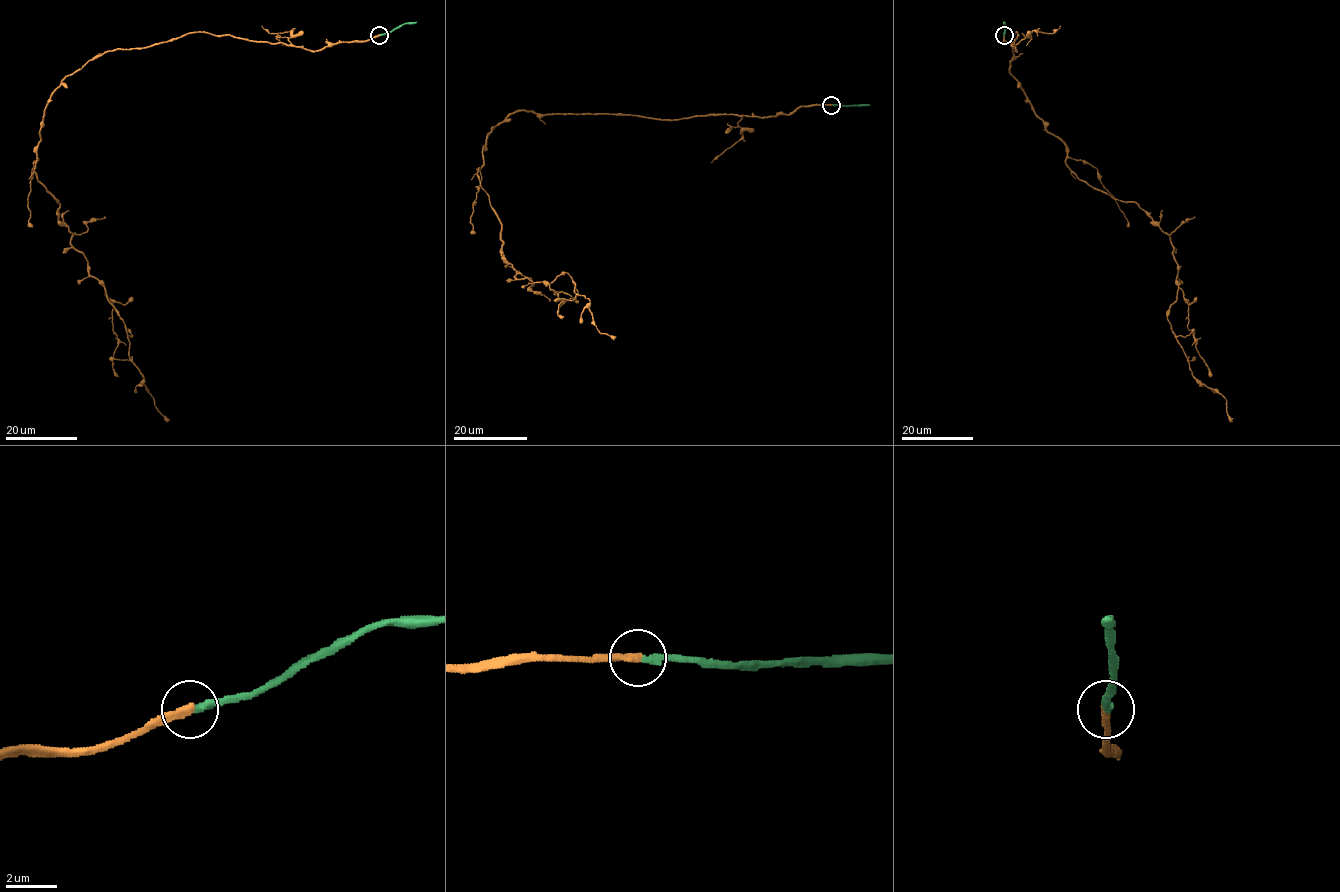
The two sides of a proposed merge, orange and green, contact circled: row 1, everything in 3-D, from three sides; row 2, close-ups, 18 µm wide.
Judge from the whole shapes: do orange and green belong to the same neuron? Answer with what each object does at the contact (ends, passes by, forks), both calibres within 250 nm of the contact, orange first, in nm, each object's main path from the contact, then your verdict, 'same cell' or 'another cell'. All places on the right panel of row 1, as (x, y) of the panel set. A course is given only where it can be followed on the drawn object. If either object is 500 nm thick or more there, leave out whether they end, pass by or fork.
orange ends there; green ends there; 320 nm thick on the orange side, 280 nm on the other; orange runs (1004, 35), (1016, 50), (1018, 35), (1009, 73), (1065, 164), (1170, 239), (1167, 318), (1232, 422); green runs (1004, 35), (1004, 21); same cell

